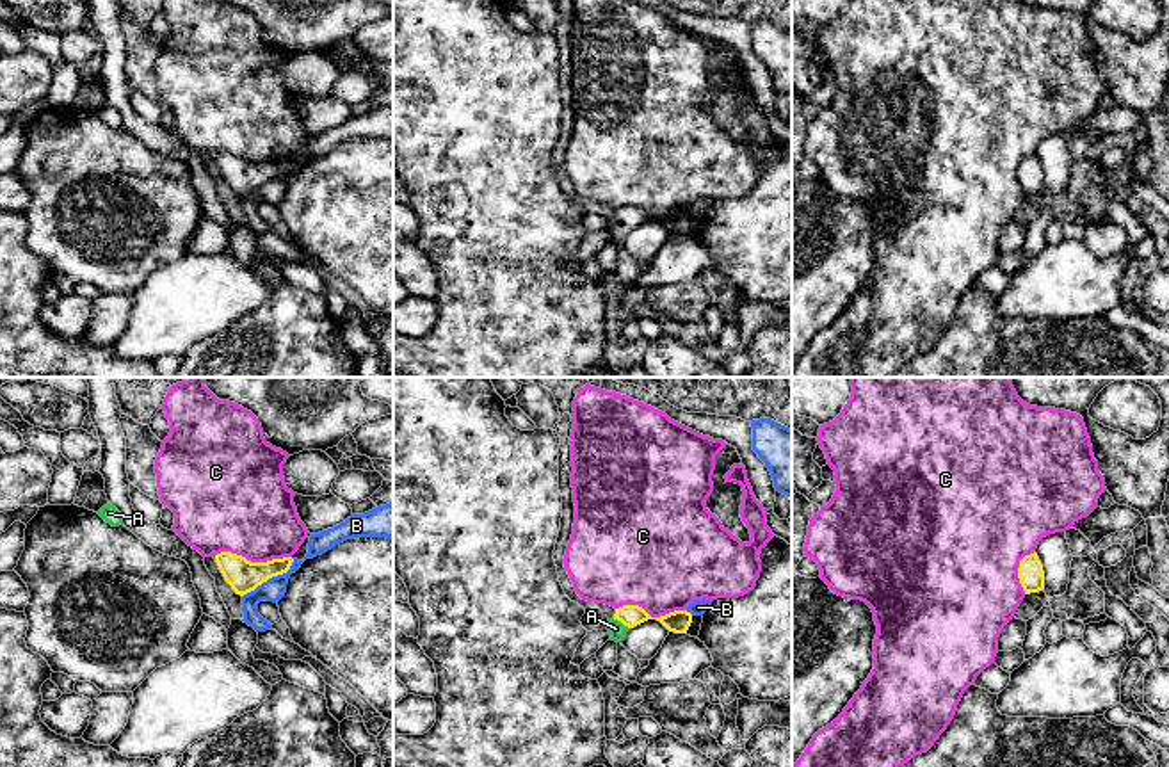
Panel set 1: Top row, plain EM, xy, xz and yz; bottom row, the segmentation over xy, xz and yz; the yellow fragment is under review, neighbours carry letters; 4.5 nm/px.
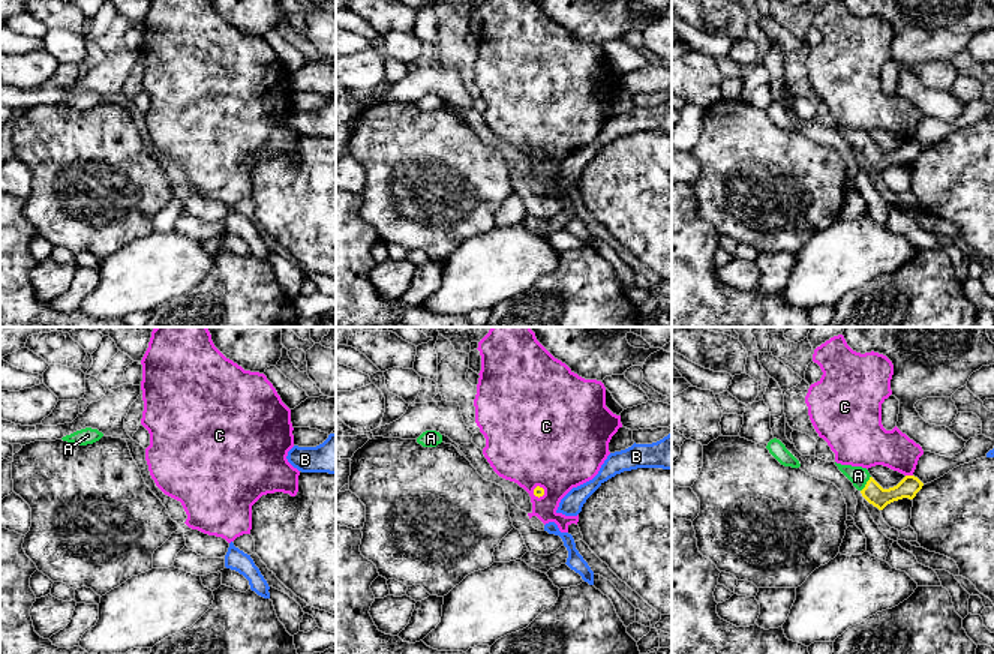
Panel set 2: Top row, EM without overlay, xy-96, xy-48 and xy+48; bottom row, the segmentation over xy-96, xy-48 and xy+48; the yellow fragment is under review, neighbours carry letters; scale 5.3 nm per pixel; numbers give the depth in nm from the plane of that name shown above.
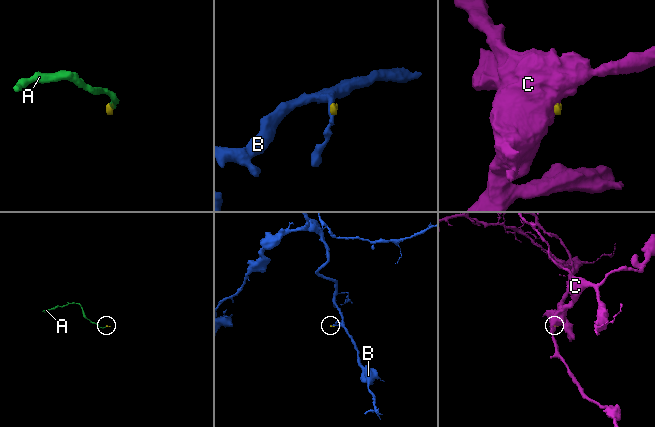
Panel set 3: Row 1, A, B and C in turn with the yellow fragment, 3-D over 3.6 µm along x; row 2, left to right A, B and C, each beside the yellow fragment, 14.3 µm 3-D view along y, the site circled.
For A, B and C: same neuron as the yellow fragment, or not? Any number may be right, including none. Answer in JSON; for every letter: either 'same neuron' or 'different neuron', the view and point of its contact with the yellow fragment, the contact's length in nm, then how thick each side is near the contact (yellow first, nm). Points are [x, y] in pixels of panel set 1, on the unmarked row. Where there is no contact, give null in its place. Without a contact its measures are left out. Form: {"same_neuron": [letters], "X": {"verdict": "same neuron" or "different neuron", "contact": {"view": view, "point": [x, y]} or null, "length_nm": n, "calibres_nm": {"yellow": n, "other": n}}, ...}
{"same_neuron": ["A"], "A": {"verdict": "same neuron", "contact": {"view": "xz", "point": [621, 223]}, "length_nm": 90, "calibres_nm": {"yellow": 100, "other": 80}}, "B": {"verdict": "different neuron", "contact": {"view": "xy", "point": [269, 178]}, "length_nm": 300, "calibres_nm": {"yellow": 150, "other": 100}}, "C": {"verdict": "different neuron", "contact": {"view": "xy", "point": [255, 164]}, "length_nm": 340, "calibres_nm": {"yellow": 150, "other": 420}}}

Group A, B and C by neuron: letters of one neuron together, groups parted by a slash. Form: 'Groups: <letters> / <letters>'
Groups: A / B / C

